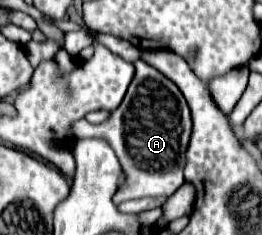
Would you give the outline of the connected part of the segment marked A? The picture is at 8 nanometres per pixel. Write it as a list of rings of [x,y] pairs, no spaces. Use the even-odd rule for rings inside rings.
[[[141,59],[133,65],[135,77],[121,105],[109,113],[109,121],[91,125],[81,119],[73,123],[75,137],[103,137],[115,149],[125,175],[125,185],[121,185],[113,196],[116,205],[141,197],[173,195],[185,183],[185,149],[191,137],[191,113],[179,87]],[[137,165],[145,165],[145,169]]]

